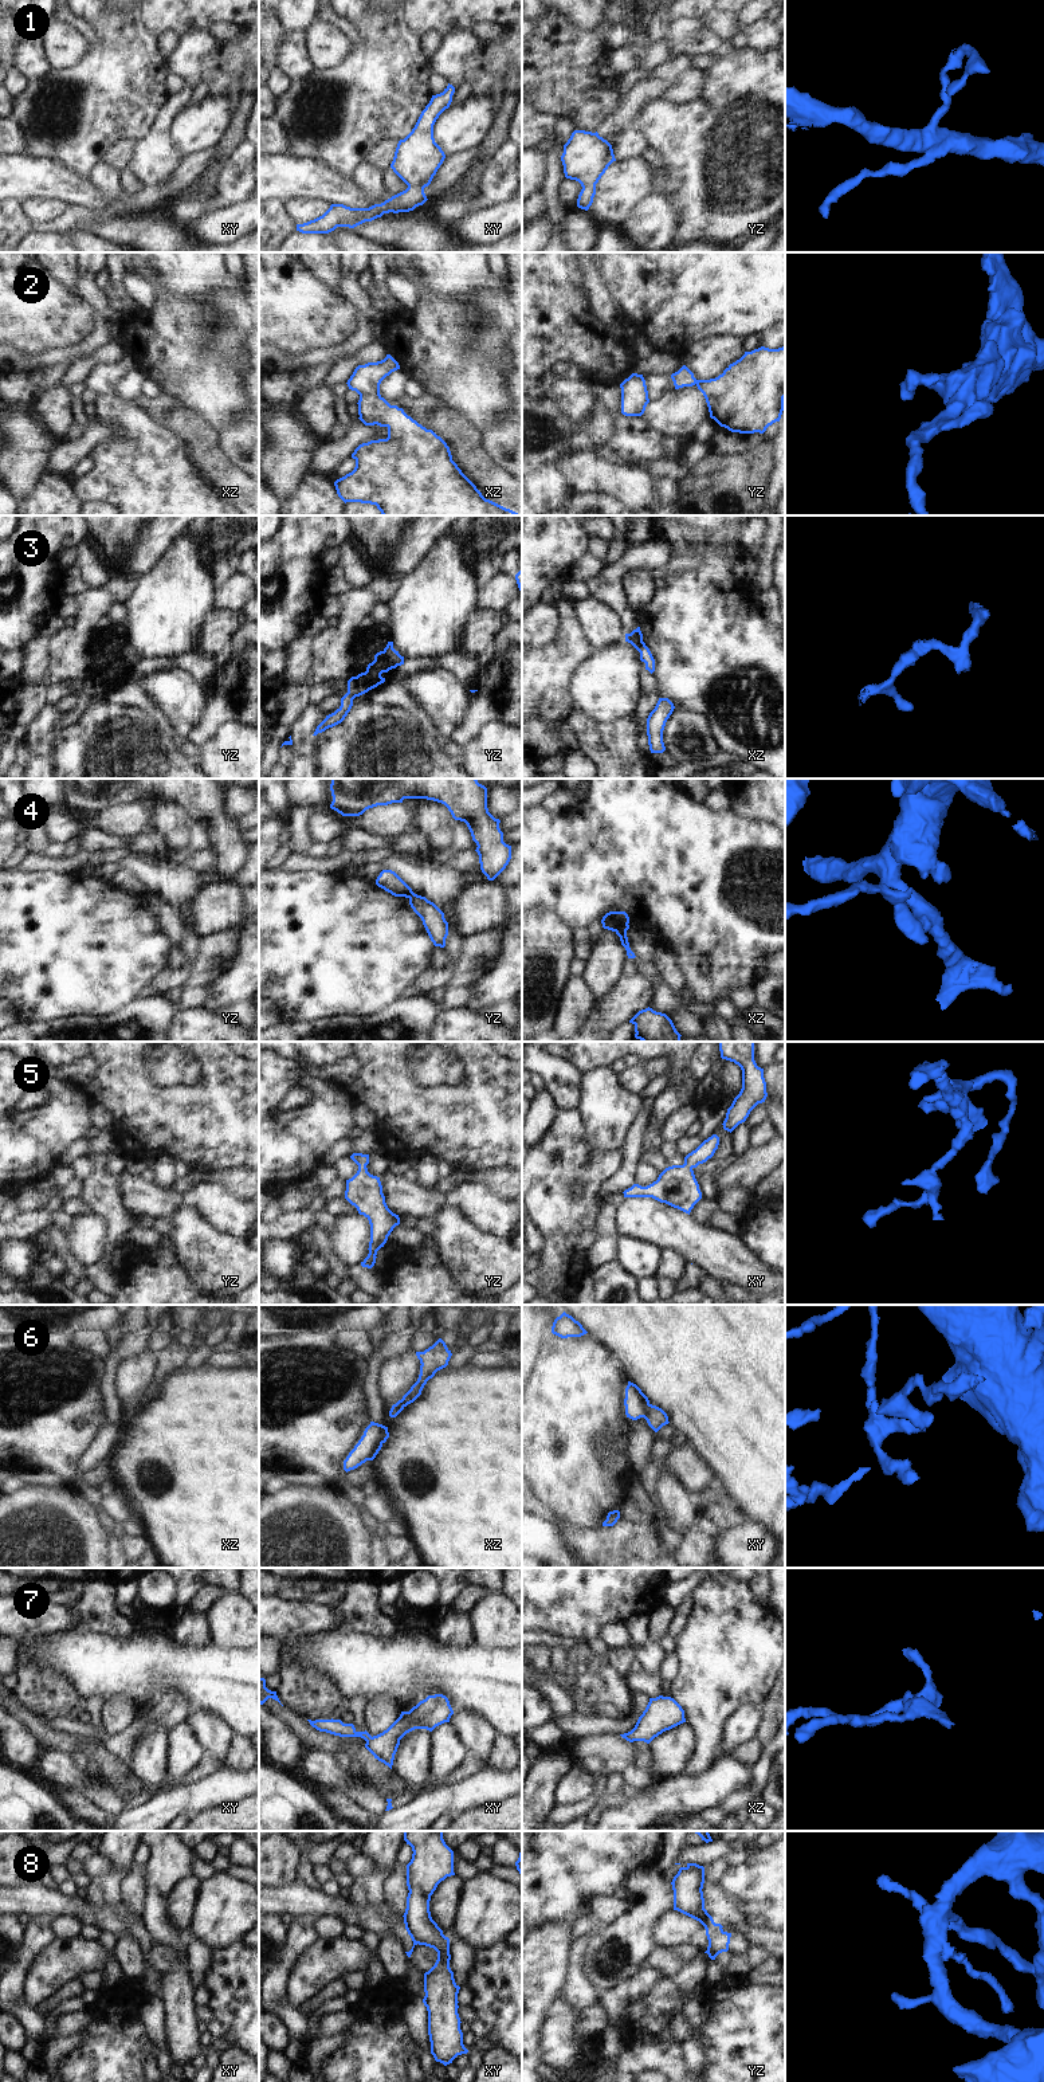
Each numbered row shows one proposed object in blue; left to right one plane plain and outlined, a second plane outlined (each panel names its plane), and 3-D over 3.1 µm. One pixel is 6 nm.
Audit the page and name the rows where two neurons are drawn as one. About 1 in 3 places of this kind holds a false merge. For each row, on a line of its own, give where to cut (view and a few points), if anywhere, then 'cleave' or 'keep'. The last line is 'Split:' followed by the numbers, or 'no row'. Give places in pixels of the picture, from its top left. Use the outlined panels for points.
1: no cut | keep
2: no cut | keep
3: yz (383, 651), (396, 666) | cleave
4: xz (625, 930), (616, 932) | cleave
5: no cut | keep
6: xy (651, 1404), (642, 1416) | cleave
7: no cut | keep
8: xy (405, 1924), (418, 1943) | cleave
Split: 3, 4, 6, 8

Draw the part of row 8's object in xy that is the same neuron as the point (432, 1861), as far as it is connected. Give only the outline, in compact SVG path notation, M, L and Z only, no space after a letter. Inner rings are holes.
M404 1831L404 1840L412 1847L412 1859L407 1865L407 1909L404 1924L419 1945L437 1952L435 1965L424 1973L424 2005L428 2011L428 2035L431 2054L444 2066L468 2050L463 2044L458 1993L450 1968L450 1938L432 1920L431 1895L437 1885L454 1873L454 1851L443 1839L444 1831Z

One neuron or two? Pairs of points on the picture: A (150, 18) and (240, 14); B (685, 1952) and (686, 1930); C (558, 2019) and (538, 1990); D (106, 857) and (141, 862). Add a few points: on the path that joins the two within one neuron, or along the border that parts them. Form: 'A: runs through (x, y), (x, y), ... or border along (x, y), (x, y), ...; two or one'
A: runs through (173, 14), (218, 14); one
B: border along (655, 1945), (679, 1947), (694, 1944), (702, 1951); two
C: border along (557, 1996), (546, 2012), (541, 2027), (541, 2037); two
D: border along (130, 851), (118, 862); two

